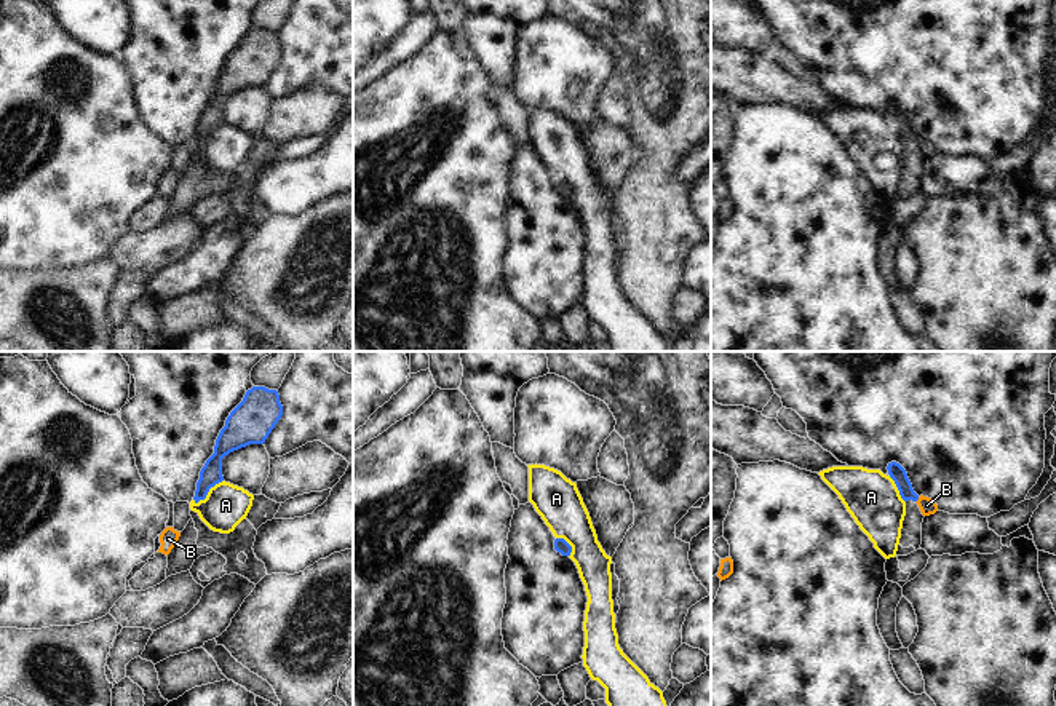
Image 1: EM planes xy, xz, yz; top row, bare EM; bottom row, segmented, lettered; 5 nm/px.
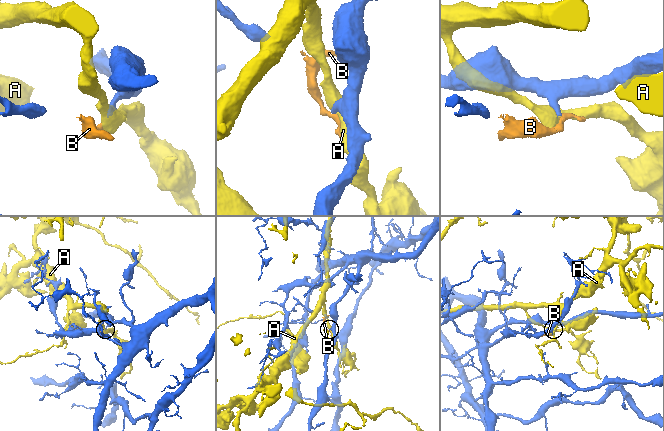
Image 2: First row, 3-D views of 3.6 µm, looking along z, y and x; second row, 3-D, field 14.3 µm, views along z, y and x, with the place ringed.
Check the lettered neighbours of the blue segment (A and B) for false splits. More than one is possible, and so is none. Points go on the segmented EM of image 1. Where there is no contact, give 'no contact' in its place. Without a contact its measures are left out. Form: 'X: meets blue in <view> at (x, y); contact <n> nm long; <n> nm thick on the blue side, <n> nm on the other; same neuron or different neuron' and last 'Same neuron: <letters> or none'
A: meets blue in xy at (208, 491); contact 190 nm long; 110 nm thick on the blue side, 220 nm on the other; different neuron
B: meets blue in yz at (917, 499); contact 40 nm long; 80 nm thick on the blue side, 80 nm on the other; different neuron
Same neuron: none

